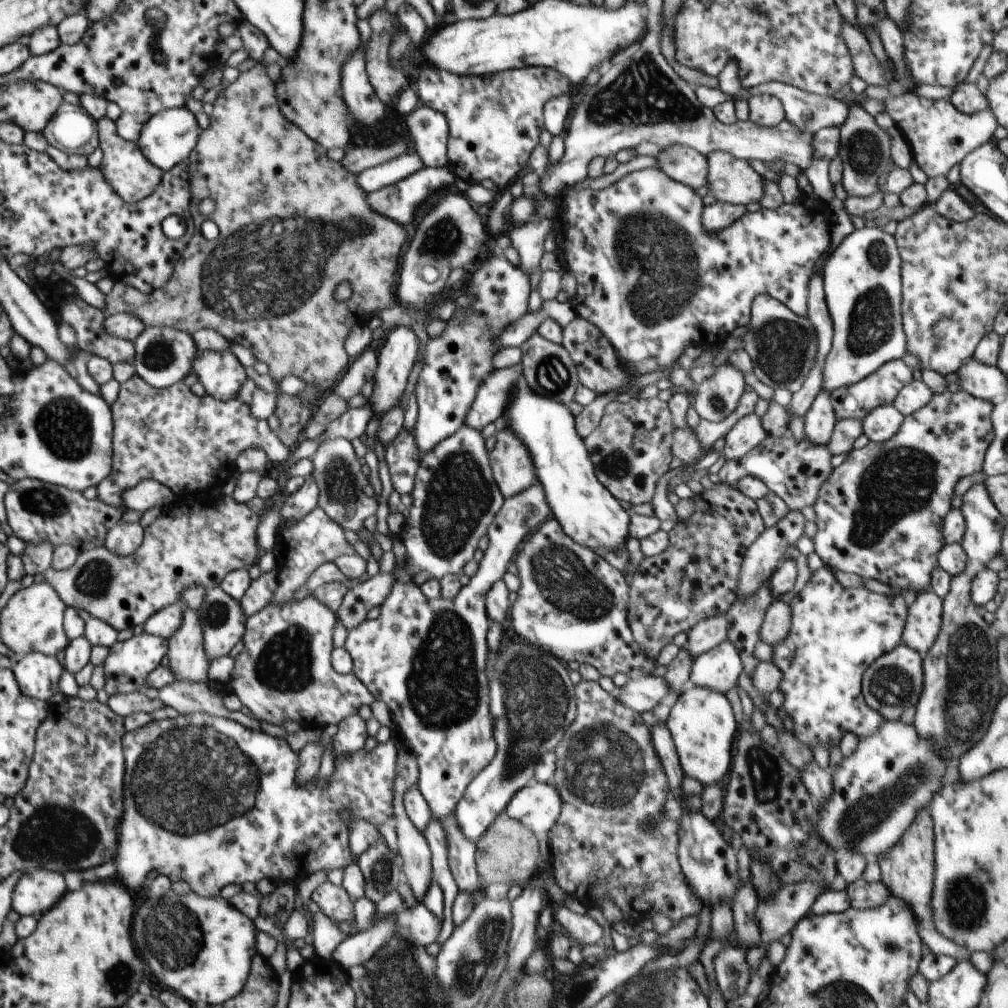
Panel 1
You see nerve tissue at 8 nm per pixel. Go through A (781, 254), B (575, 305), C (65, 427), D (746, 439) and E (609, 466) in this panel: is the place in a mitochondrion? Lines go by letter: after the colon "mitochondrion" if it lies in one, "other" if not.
A: other
B: other
C: mitochondrion
D: other
E: mitochondrion

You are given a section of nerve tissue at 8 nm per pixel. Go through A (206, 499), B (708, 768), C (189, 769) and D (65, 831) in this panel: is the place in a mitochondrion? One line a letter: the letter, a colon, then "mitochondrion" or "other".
A: other
B: other
C: mitochondrion
D: mitochondrion

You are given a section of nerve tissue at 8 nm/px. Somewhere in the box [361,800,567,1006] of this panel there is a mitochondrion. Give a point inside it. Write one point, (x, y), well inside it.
(470, 970)

